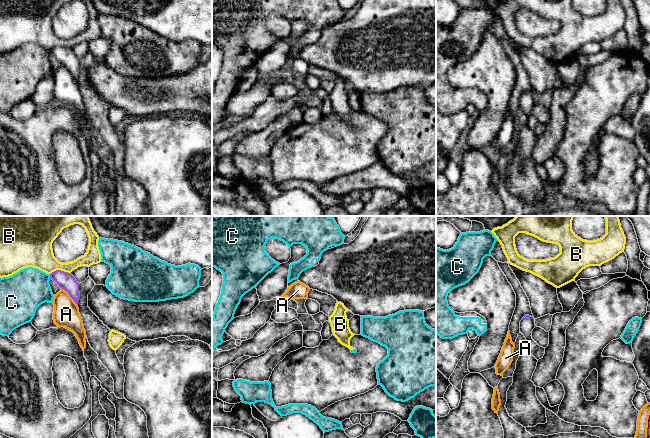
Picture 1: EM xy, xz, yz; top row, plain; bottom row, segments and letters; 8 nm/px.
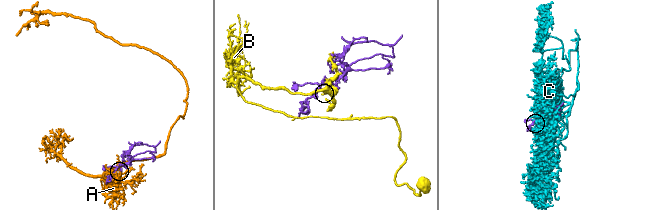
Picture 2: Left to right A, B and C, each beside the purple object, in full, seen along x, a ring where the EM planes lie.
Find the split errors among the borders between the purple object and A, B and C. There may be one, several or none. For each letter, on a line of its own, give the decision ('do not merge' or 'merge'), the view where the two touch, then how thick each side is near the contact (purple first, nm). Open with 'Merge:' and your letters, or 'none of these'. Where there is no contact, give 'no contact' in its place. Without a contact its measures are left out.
Merge: none of these
A: do not merge; contact in xy; calibres 140 and 220 nm
B: do not merge; contact in xy; calibres 140 and 260 nm
C: do not merge; contact in xy; calibres 140 and 320 nm

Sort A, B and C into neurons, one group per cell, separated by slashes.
A / B / C

